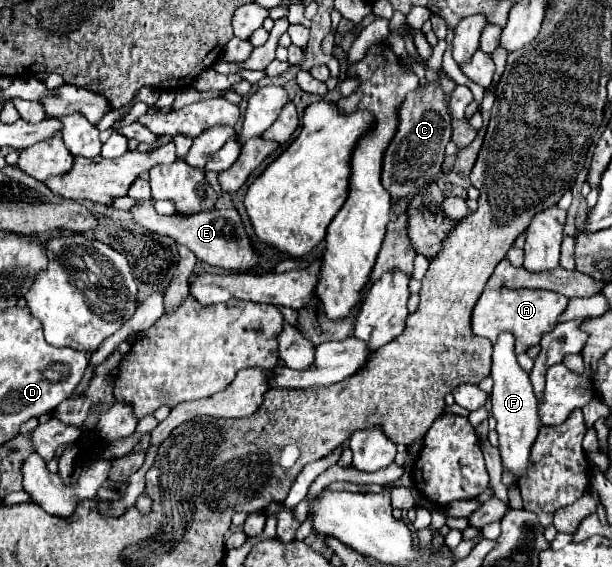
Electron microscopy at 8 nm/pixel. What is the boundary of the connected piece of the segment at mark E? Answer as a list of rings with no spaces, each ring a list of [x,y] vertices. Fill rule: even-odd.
[[[148,198],[148,200],[136,200],[136,206],[130,208],[130,214],[132,214],[134,222],[138,222],[140,226],[148,228],[154,234],[174,238],[178,244],[192,250],[198,260],[202,260],[210,266],[218,266],[226,272],[234,272],[234,270],[248,270],[258,262],[258,256],[254,254],[250,238],[242,226],[240,214],[234,208],[196,212],[190,216],[184,216],[184,214],[162,216],[154,210],[154,200]]]

